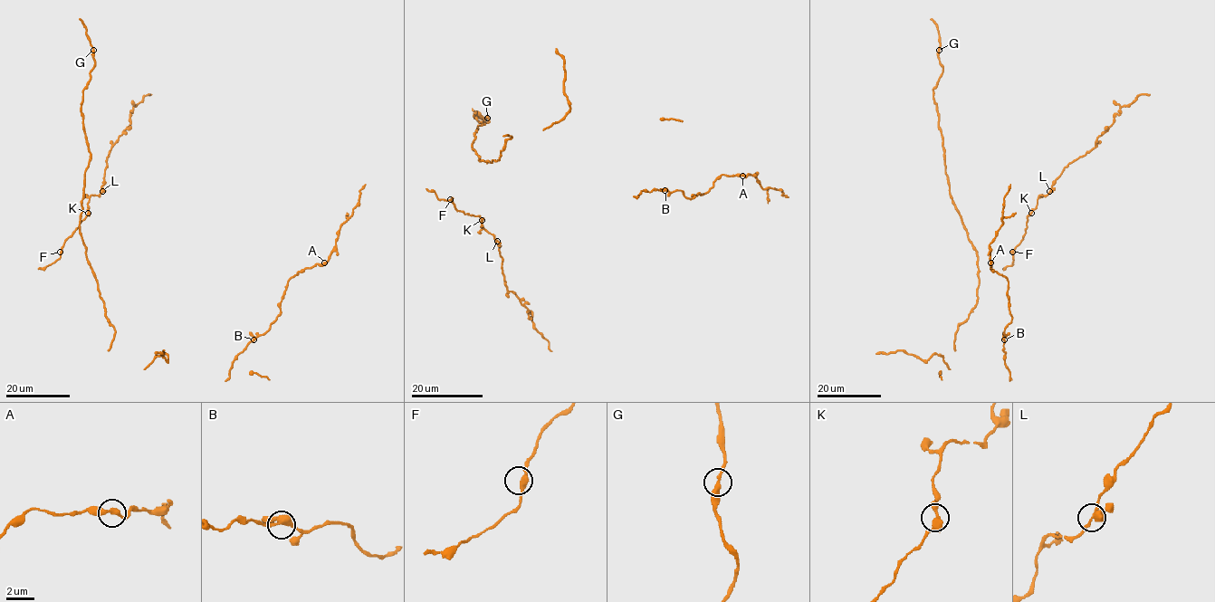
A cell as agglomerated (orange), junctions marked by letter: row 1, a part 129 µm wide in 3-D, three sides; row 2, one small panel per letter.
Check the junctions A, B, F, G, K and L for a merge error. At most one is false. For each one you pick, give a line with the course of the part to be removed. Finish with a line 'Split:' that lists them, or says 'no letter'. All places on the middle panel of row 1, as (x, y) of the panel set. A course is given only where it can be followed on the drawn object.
Split: no letter

